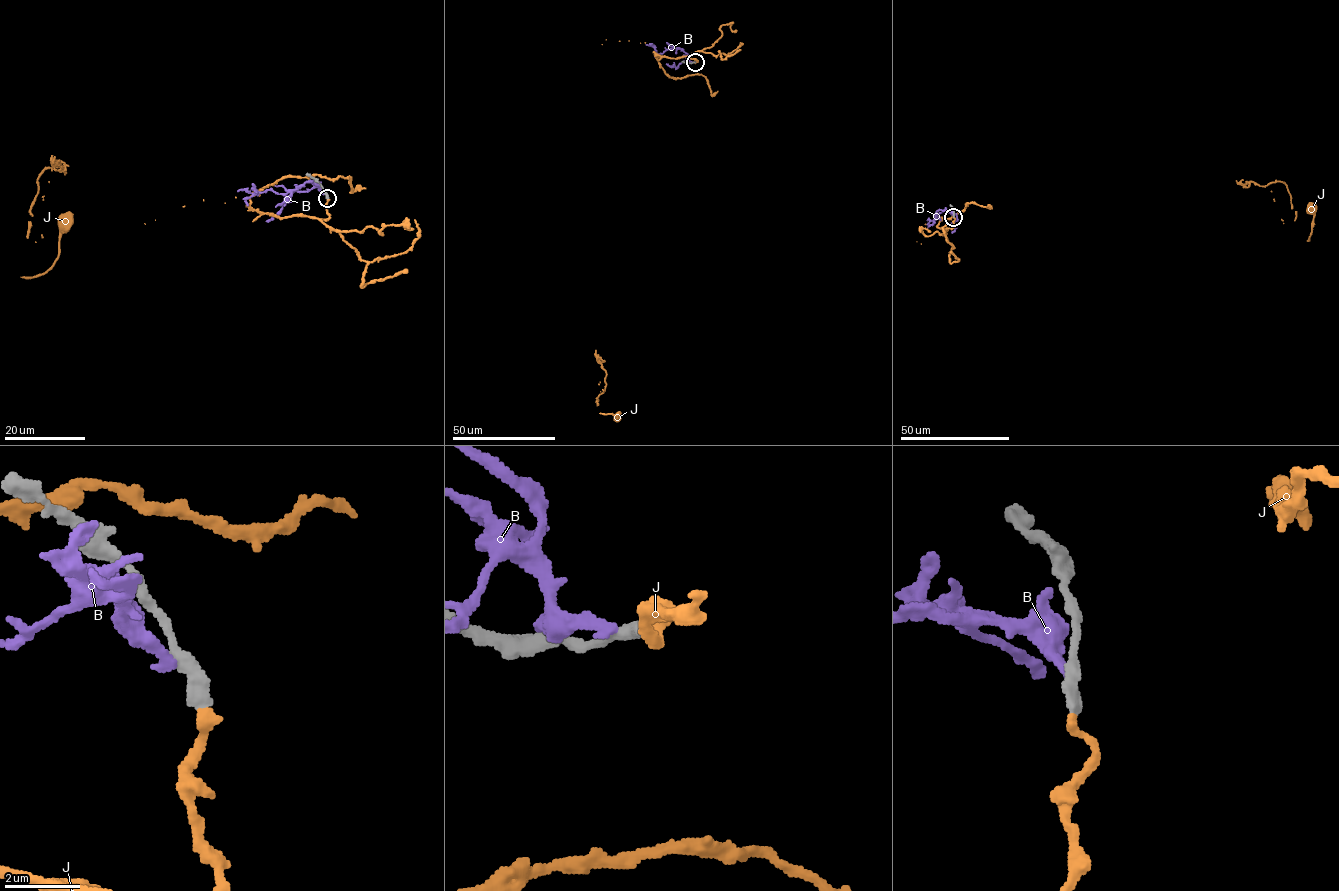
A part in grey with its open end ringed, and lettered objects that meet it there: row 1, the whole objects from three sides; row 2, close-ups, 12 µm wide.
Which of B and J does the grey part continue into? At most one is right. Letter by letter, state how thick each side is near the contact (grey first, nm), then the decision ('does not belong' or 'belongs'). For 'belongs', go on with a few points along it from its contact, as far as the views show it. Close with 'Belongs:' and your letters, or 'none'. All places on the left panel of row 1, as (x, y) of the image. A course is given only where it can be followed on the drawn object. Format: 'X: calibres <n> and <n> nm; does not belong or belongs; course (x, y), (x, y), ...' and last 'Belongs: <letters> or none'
B: calibres 320 and 260 nm; does not belong
J: calibres 420 and 280 nm; belongs; course (327, 199), (324, 219), (276, 217), (249, 204), (253, 193), (287, 177), (349, 179), (351, 192), (67, 222)
Belongs: J

